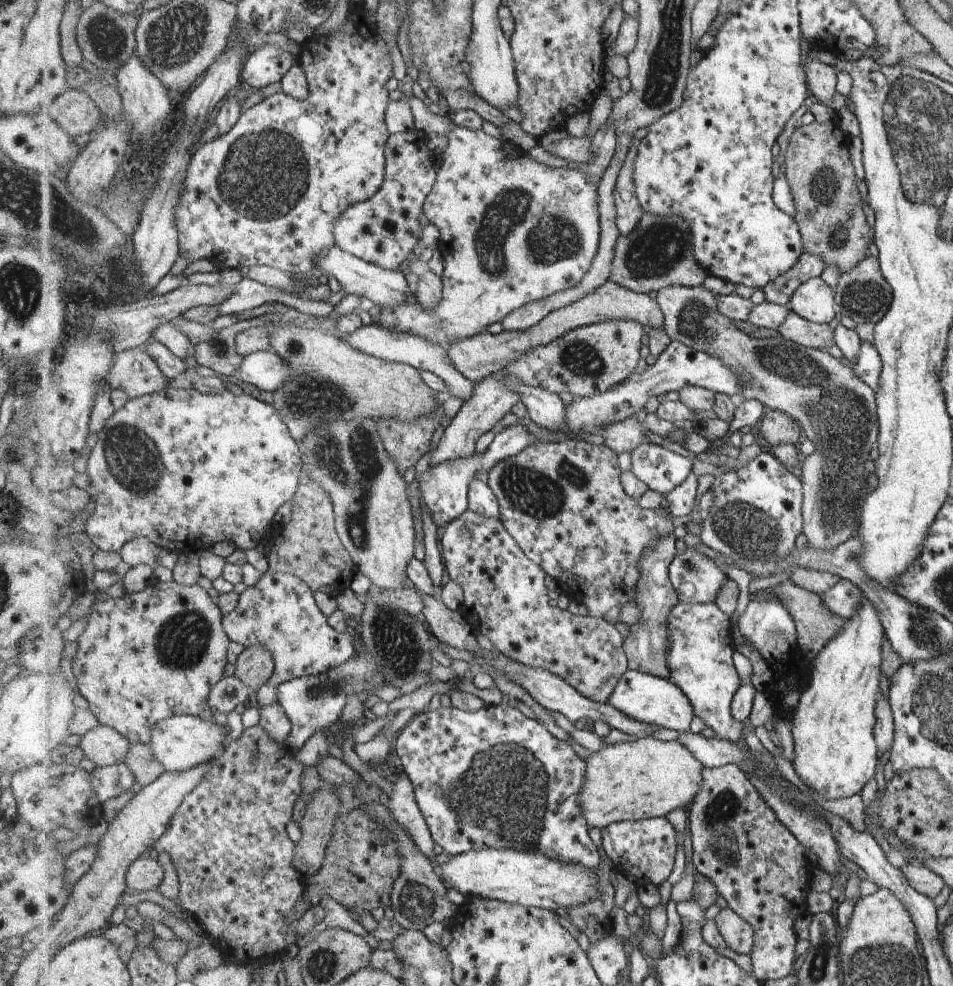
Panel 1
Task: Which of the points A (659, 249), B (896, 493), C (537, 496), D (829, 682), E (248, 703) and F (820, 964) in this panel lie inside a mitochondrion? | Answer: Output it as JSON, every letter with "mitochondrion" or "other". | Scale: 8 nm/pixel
{"A":"mitochondrion","B":"other","C":"mitochondrion","D":"other","E":"other","F":"mitochondrion"}

